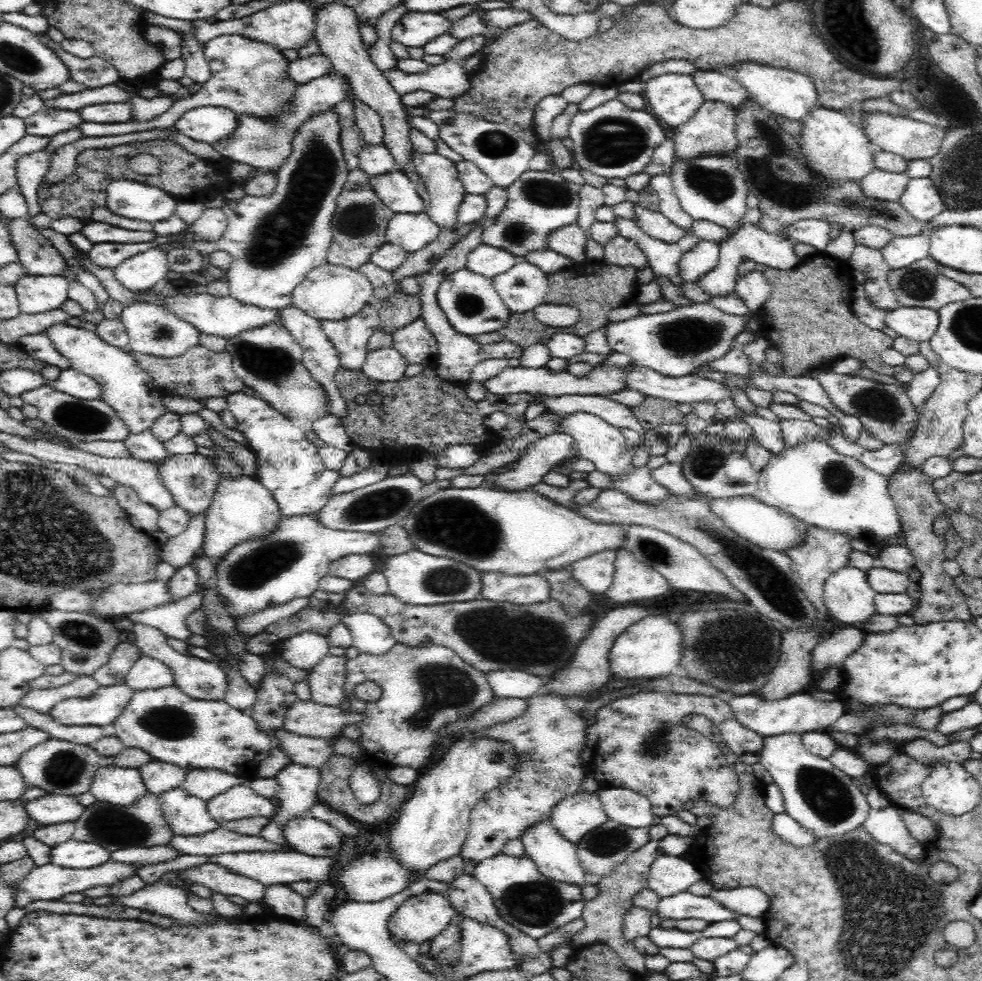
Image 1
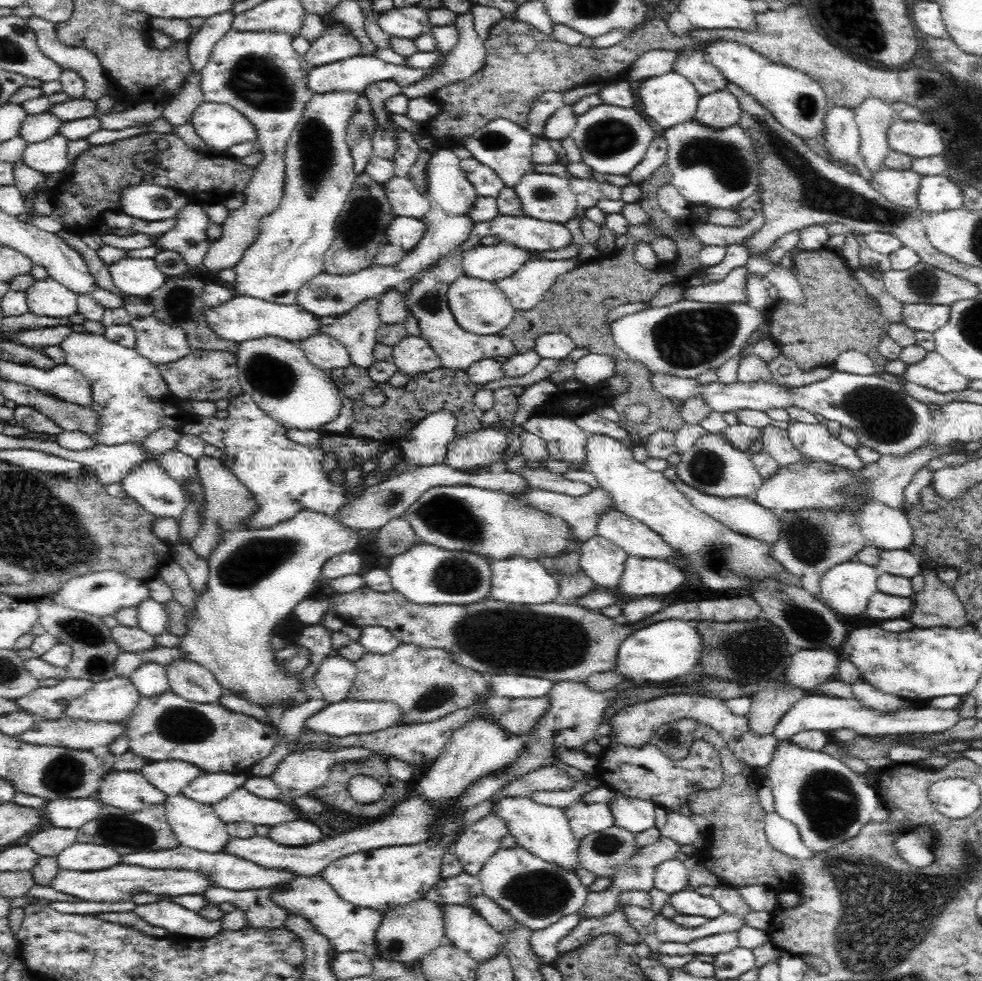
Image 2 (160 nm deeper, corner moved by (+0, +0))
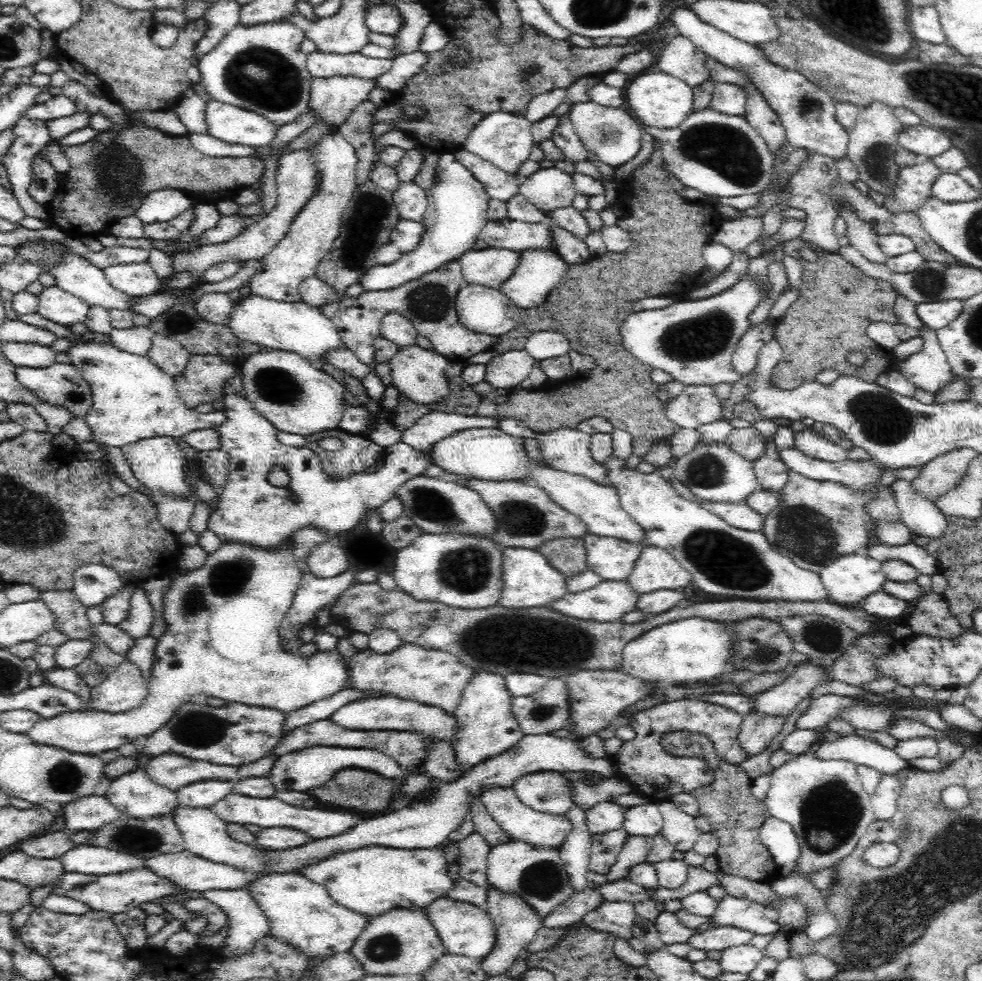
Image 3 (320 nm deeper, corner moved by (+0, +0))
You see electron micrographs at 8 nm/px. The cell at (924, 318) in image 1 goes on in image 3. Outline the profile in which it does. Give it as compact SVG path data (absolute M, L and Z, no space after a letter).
M940 300L916 305L916 312L923 324L937 331L956 320L964 310L964 306L966 306L964 300Z

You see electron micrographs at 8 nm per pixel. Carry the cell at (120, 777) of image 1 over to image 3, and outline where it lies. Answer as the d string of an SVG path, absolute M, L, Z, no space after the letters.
M130 772L112 781L107 799L122 814L140 819L172 814L177 796L152 781L146 772Z

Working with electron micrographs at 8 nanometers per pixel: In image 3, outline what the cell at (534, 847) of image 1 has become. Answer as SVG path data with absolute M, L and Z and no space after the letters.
M484 786L478 797L485 806L484 813L492 817L512 840L522 840L538 848L558 849L574 828L567 816L544 815L532 811L520 802L513 787L510 786Z

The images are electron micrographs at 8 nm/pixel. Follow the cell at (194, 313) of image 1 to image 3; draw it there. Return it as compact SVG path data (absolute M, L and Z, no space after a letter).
M252 295L236 302L232 314L227 325L240 340L259 344L265 350L294 352L314 366L324 363L327 352L348 349L334 323L319 308L301 300L285 303Z

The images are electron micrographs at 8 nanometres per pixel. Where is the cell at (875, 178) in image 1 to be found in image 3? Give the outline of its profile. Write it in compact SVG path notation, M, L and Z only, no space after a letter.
M930 159L924 164L904 166L900 169L893 197L887 197L883 207L892 214L916 213L920 204L931 196L932 185L942 174L944 172Z

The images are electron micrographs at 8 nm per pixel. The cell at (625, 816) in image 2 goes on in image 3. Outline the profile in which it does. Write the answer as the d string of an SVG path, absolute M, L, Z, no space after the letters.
M657 802L627 807L623 829L629 836L655 837L663 829Z

